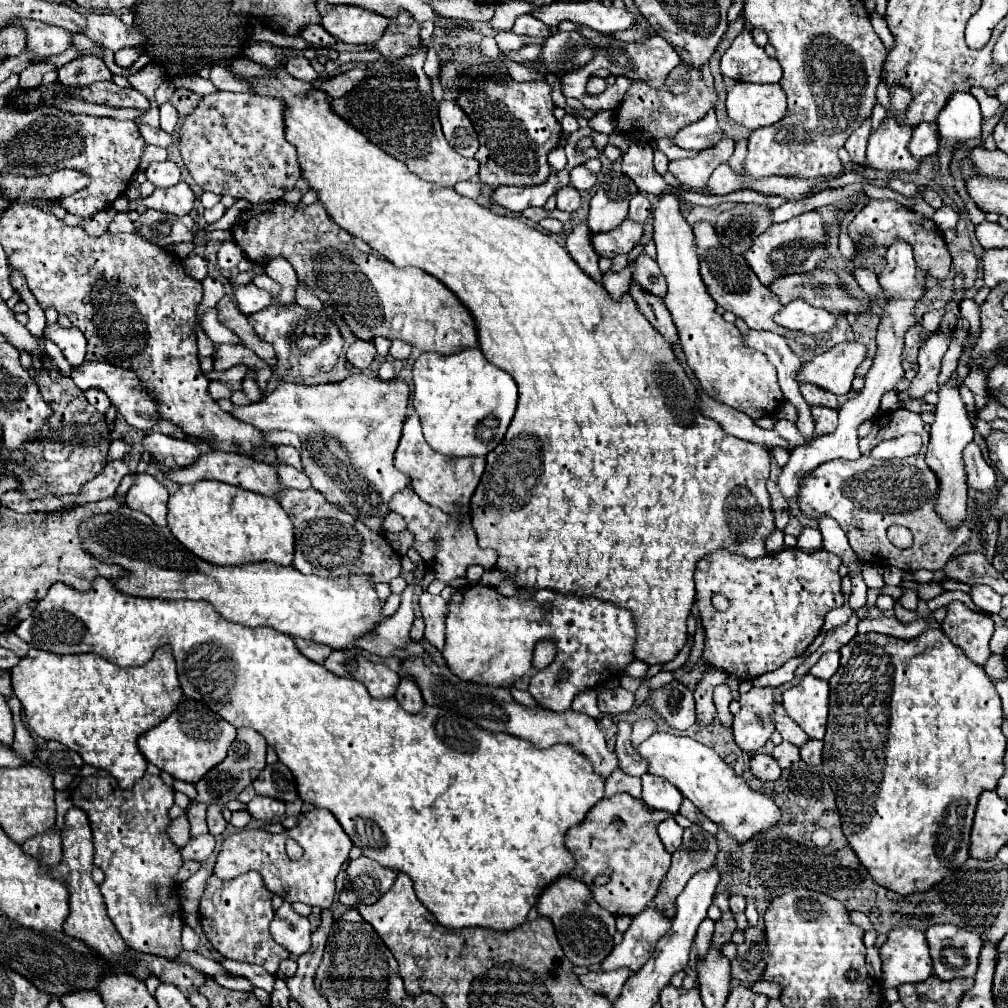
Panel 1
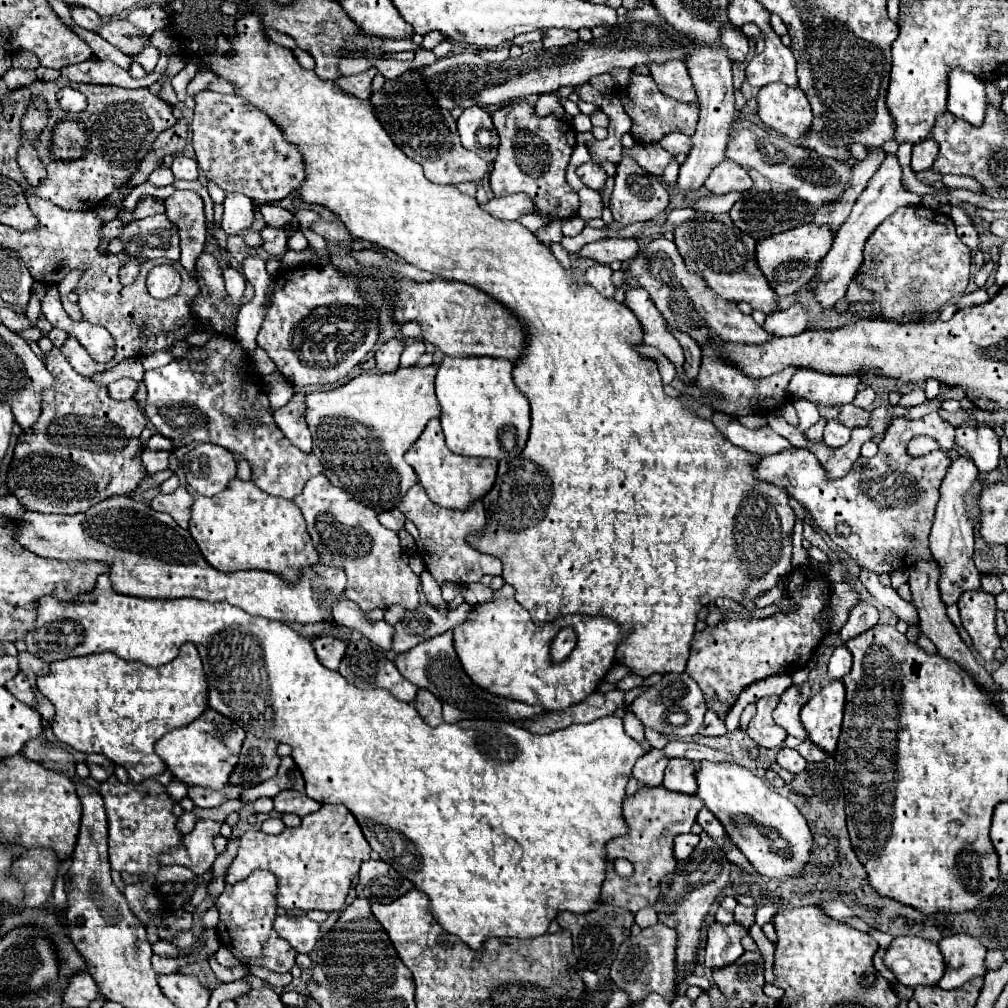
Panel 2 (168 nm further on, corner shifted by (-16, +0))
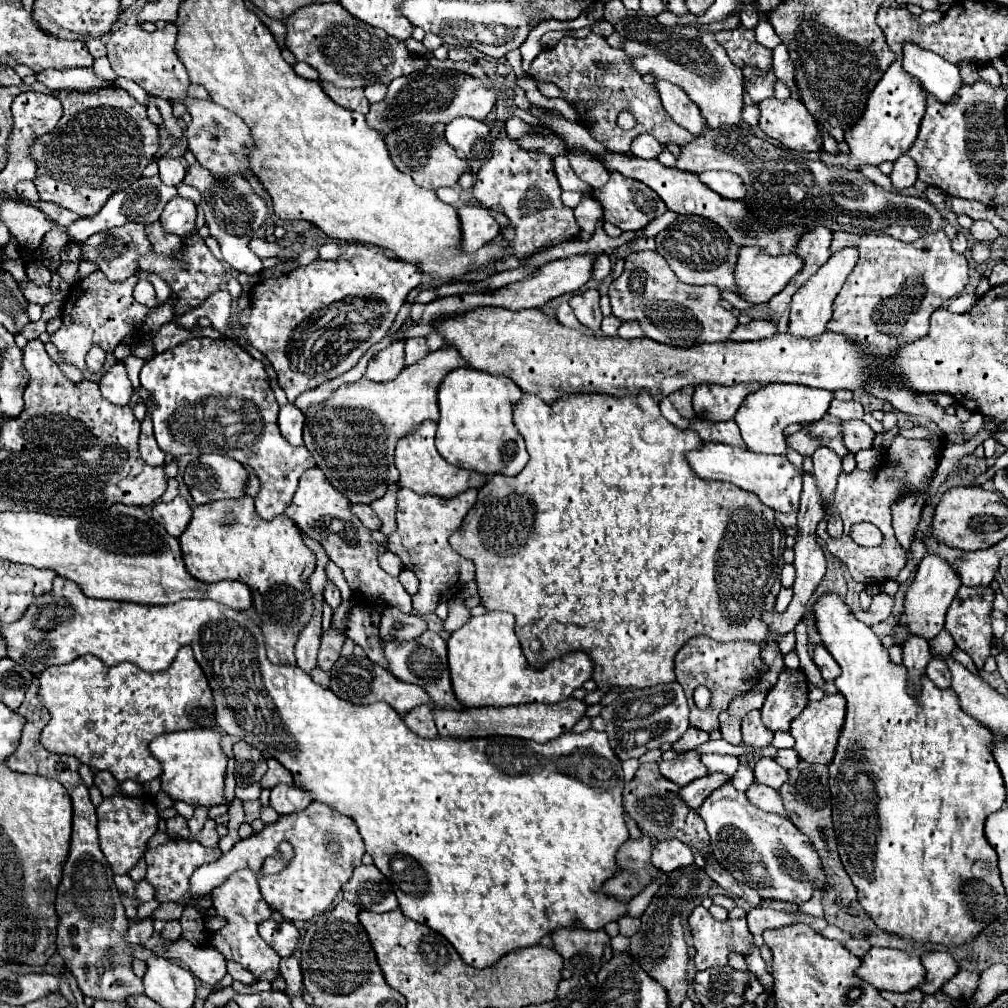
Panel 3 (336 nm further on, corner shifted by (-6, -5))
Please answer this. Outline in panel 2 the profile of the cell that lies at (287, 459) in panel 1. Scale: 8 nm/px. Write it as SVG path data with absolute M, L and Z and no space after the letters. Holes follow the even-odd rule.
M296 393L284 409L278 409L274 413L274 421L280 427L280 431L290 439L292 445L296 445L300 451L310 453L312 451L312 437L310 429L302 419L304 413L304 395Z

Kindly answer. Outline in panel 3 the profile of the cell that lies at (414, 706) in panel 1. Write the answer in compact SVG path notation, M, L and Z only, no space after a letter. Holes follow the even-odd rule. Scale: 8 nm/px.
M420 704L420 706L412 708L404 716L404 722L414 734L418 734L422 738L436 738L438 736L438 730L436 730L436 724L434 724L434 716L432 716L432 710L430 710L428 704Z

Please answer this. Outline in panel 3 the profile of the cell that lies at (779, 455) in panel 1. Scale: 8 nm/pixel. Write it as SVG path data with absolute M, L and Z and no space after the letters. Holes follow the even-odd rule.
M766 384L758 392L746 396L746 402L738 408L734 422L740 428L742 440L752 452L760 454L780 454L786 456L786 448L782 448L784 428L790 424L806 424L820 420L832 400L832 392L810 388L802 384Z

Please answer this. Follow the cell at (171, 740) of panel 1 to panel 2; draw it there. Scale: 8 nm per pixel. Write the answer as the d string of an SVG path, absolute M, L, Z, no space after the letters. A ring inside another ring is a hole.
M206 709L196 721L166 733L156 745L156 755L168 765L172 775L186 785L200 785L208 789L220 789L228 783L228 777L238 763L238 755L244 741L244 729L232 719L216 713L214 709Z

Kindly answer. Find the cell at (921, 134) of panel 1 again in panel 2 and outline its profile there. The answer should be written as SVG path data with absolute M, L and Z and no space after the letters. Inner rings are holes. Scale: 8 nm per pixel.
M930 137L916 143L914 149L912 149L912 169L916 173L924 171L924 169L930 169L936 161L936 153L938 153L938 145Z

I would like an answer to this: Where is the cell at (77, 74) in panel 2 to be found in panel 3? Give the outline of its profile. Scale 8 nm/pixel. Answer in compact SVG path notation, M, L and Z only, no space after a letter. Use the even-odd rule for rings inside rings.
M74 68L74 70L44 70L36 74L36 80L48 86L50 90L98 90L110 86L110 82L98 78L92 68Z

